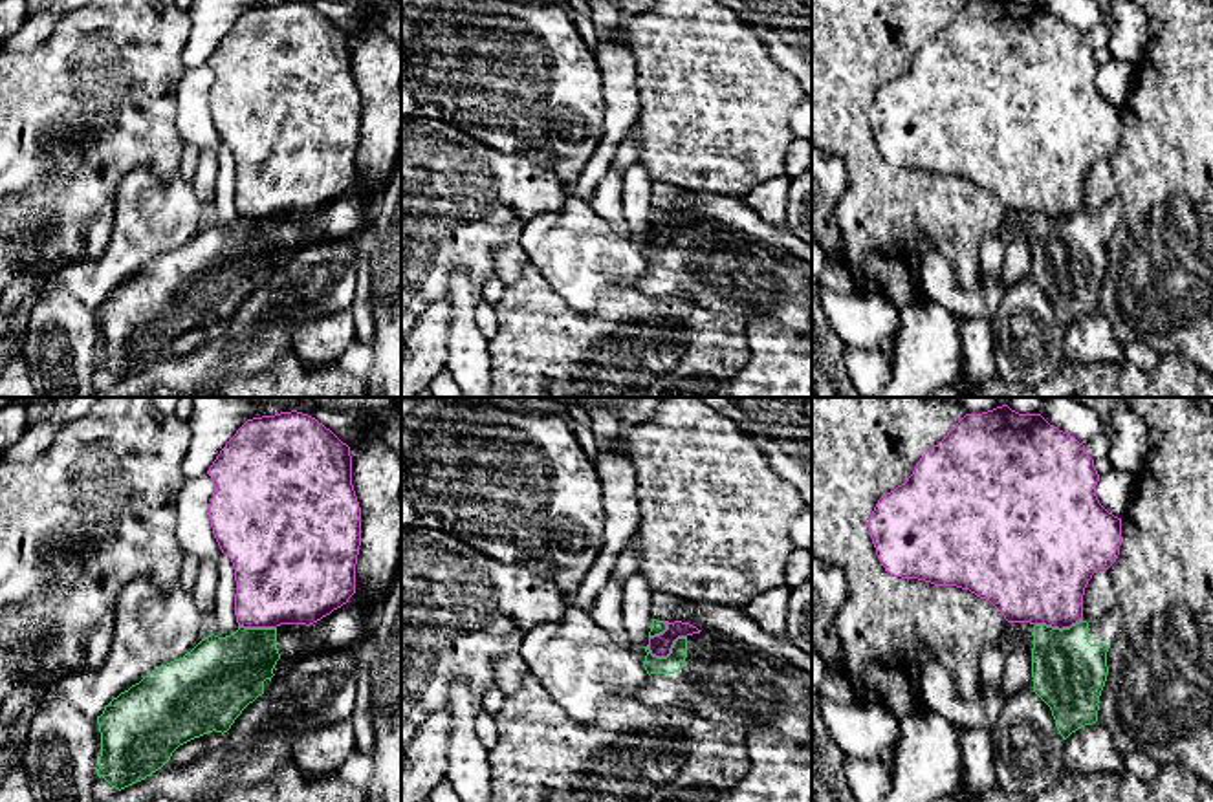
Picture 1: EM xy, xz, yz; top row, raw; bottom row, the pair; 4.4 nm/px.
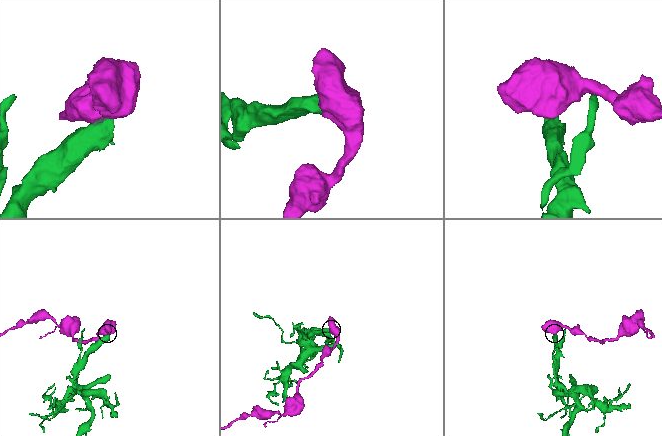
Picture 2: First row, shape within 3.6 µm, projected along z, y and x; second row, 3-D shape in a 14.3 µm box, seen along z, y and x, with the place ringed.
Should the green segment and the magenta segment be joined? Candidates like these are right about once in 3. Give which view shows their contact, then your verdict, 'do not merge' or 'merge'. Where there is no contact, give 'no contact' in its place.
xz | do not merge

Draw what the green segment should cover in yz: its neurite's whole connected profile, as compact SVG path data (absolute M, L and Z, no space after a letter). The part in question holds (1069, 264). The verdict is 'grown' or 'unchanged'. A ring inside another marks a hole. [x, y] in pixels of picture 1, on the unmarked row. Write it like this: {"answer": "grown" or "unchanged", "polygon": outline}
{"answer": "grown", "polygon": "M1109 201L1096 212L1070 218L1033 216L1033 282L1050 297L1063 330L1098 311L1107 271L1107 242L1120 222L1121 203Z"}

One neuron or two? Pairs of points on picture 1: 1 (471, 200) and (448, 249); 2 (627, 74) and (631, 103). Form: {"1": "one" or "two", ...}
{"1": "one", "2": "one"}

